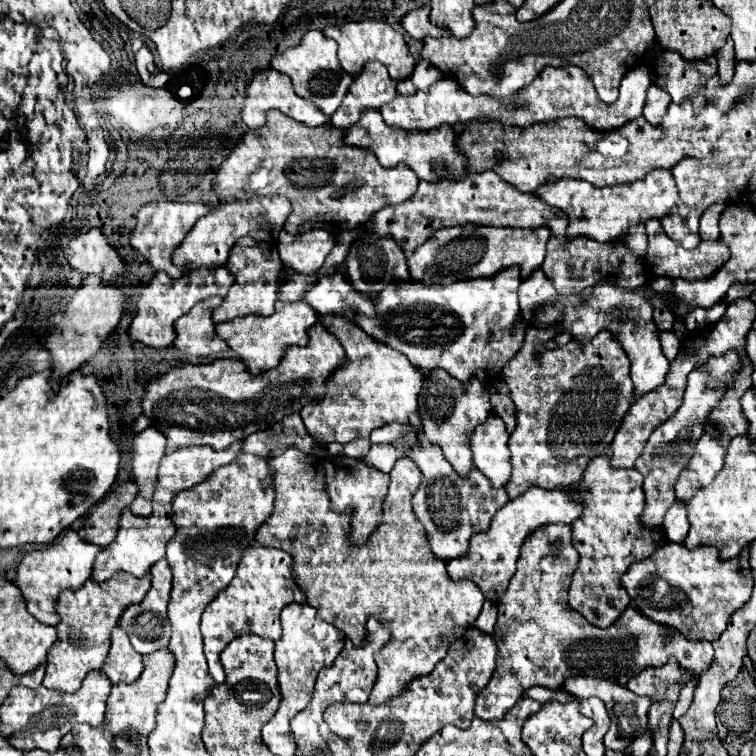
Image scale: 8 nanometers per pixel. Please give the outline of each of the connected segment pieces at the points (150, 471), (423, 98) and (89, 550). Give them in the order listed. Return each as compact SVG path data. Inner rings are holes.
M155 427L143 429L133 441L133 479L139 485L139 497L131 503L131 511L139 517L151 515L157 467L165 455L165 443L167 437L163 437L163 431L157 431Z
M445 77L441 81L437 81L435 85L431 85L427 91L417 91L411 97L397 97L391 103L383 105L379 111L385 119L387 125L391 127L403 127L407 131L431 131L437 129L439 125L447 123L447 125L457 125L459 123L459 115L457 115L457 101L465 99L469 93L459 85L459 81L455 77Z
M67 531L59 543L41 549L41 551L31 551L23 557L21 565L17 567L17 587L21 589L25 601L27 601L27 611L47 623L47 625L57 625L59 619L55 617L55 601L63 589L69 587L81 587L89 577L91 577L91 567L95 563L95 555L101 551L99 545L93 545L85 541L77 531Z

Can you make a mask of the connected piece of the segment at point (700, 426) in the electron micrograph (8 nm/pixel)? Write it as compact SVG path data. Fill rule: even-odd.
M727 351L719 359L709 357L707 363L703 363L701 367L697 367L689 373L687 389L683 395L683 405L677 409L677 413L671 419L667 419L665 423L661 423L651 433L641 457L635 461L635 469L645 477L645 483L643 483L645 511L643 511L641 519L647 527L661 527L663 525L663 517L675 501L673 487L675 487L683 467L687 467L687 463L691 461L695 443L705 433L709 413L725 397L727 383L735 381L735 375L739 375L741 369L743 369L743 357L737 351Z

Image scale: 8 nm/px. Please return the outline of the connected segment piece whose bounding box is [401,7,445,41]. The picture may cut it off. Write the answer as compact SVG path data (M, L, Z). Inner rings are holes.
M421 7L421 9L409 11L409 13L403 17L401 23L403 23L405 31L407 31L413 39L417 39L417 41L425 39L427 35L431 35L431 37L441 37L441 35L445 35L443 27L437 27L437 25L433 25L433 23L429 21L429 7Z

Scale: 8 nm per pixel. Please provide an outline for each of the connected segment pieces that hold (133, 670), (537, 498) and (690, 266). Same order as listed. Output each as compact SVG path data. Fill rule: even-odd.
M115 627L111 633L111 649L103 665L103 673L111 683L135 681L143 671L141 655L131 647L127 633L121 627Z
M531 487L523 495L511 499L503 509L499 509L495 513L487 531L471 537L467 555L447 563L447 571L449 571L451 579L475 581L479 585L479 589L483 591L483 595L487 599L491 599L493 603L497 603L503 597L503 593L507 591L511 577L515 575L515 565L517 565L519 551L523 547L525 537L531 535L531 531L539 529L541 525L559 523L559 521L573 523L575 519L579 519L579 515L583 513L583 505L575 503L571 499L575 493L577 493L577 489L573 489L573 487L559 487L559 491L545 491L541 487Z
M649 219L645 223L645 231L649 237L649 245L647 245L647 267L653 275L659 277L685 277L685 279L705 279L711 273L715 273L727 259L729 259L729 249L727 245L723 245L721 241L701 241L695 249L683 249L679 243L671 241L659 219Z

